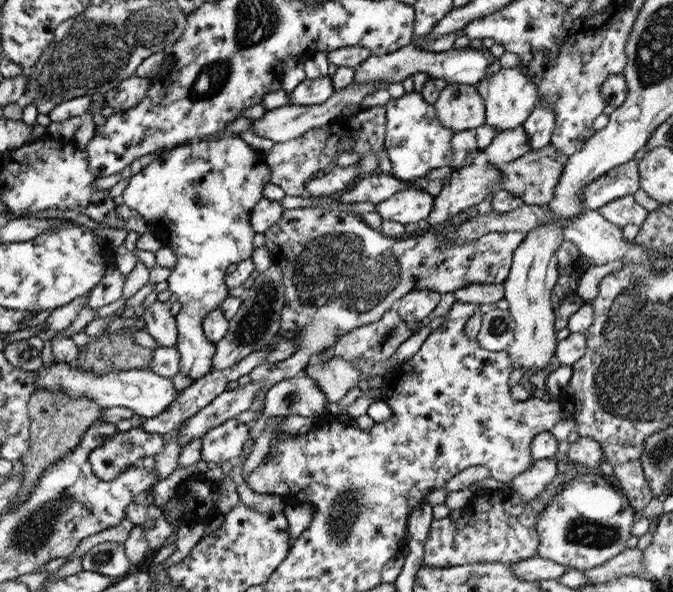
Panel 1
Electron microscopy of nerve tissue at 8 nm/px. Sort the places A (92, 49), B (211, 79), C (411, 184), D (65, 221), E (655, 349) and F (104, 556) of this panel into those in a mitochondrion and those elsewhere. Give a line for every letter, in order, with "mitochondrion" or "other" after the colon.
A: mitochondrion
B: mitochondrion
C: other
D: other
E: mitochondrion
F: mitochondrion

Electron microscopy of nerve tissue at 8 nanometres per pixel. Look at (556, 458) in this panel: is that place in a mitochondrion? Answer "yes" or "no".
no

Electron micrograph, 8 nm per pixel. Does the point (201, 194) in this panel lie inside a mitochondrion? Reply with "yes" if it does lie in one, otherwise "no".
yes

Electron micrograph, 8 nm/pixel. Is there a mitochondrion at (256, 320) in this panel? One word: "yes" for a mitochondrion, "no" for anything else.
yes

